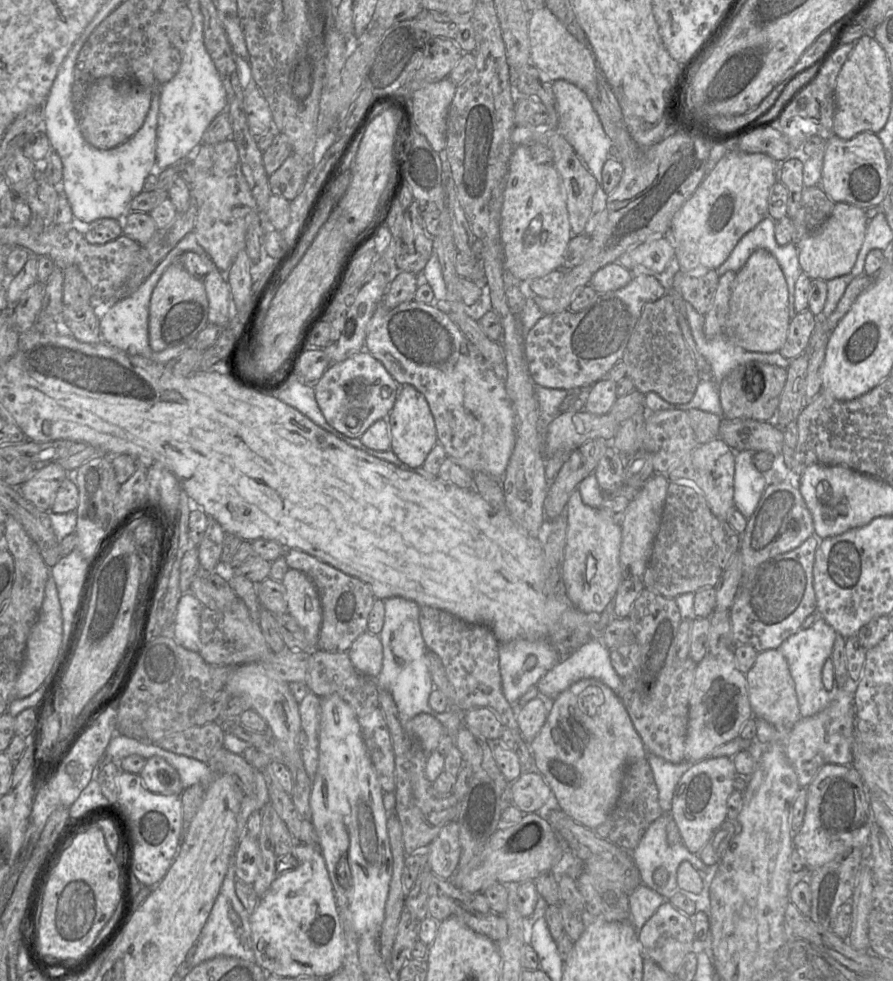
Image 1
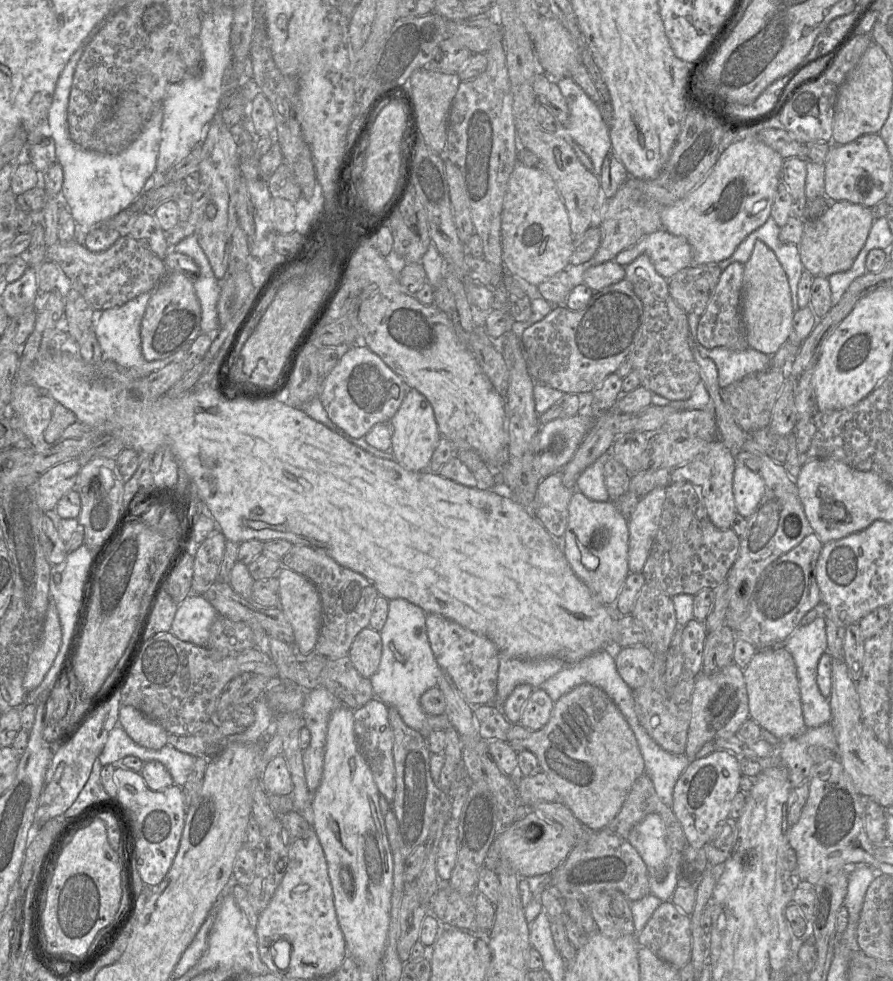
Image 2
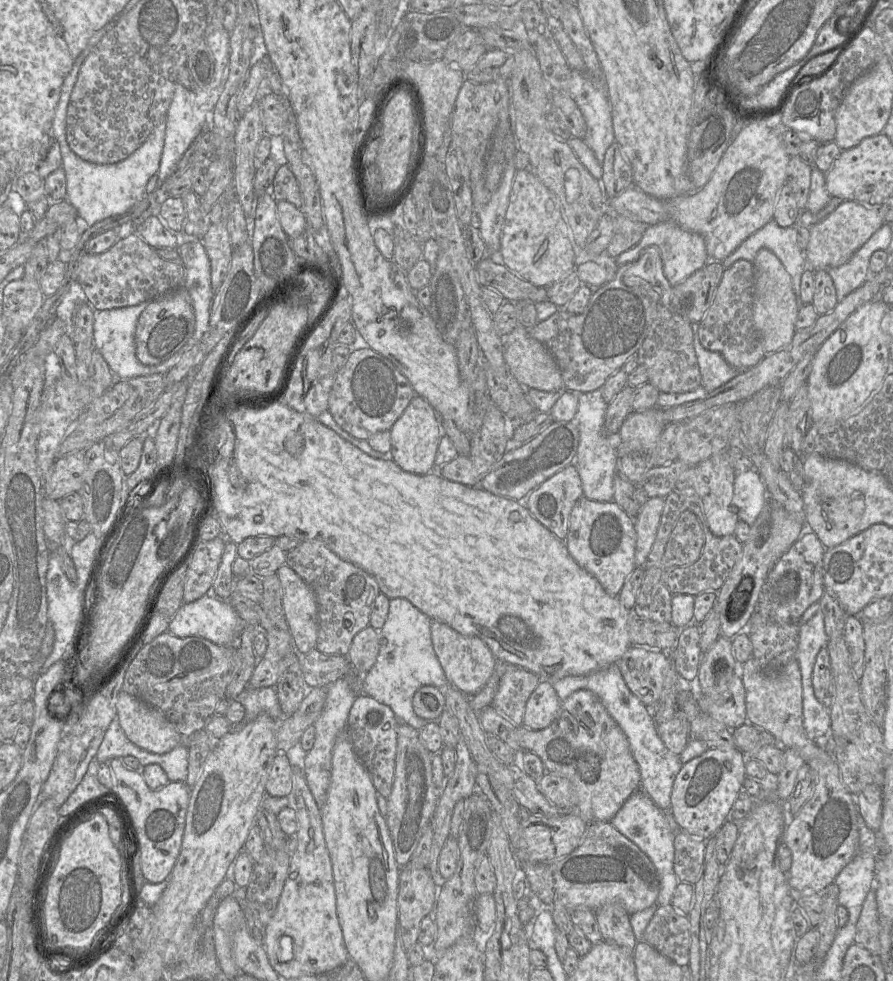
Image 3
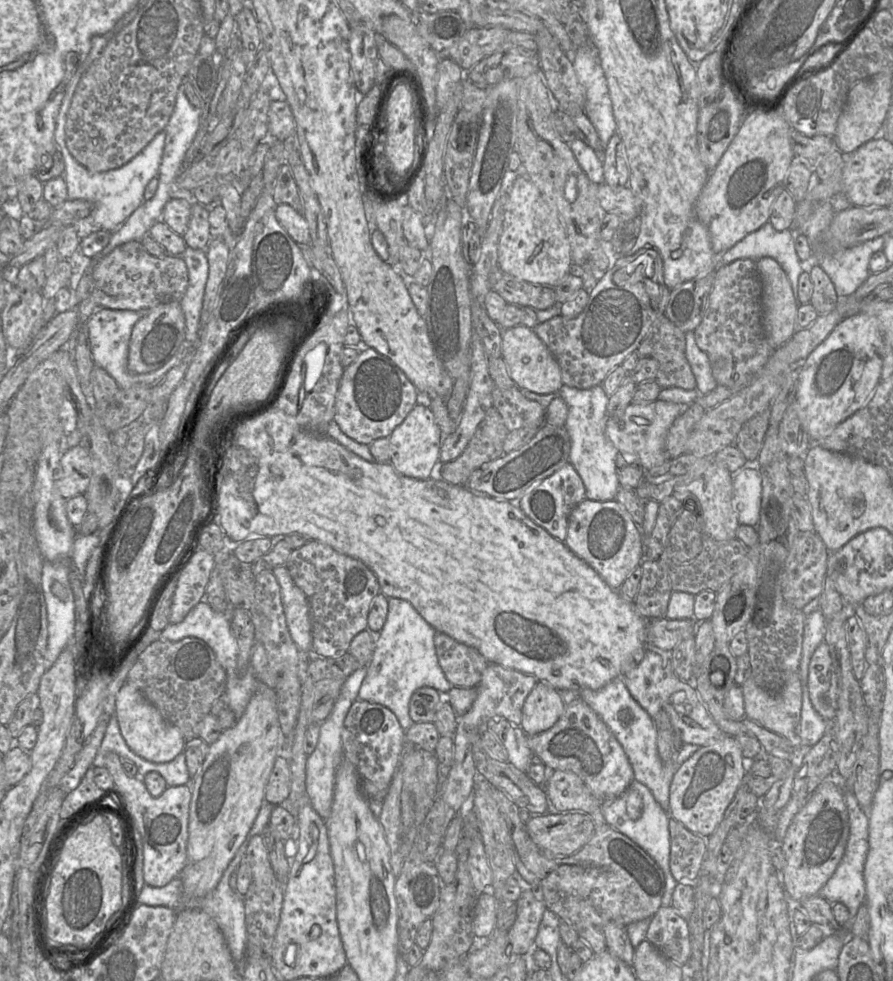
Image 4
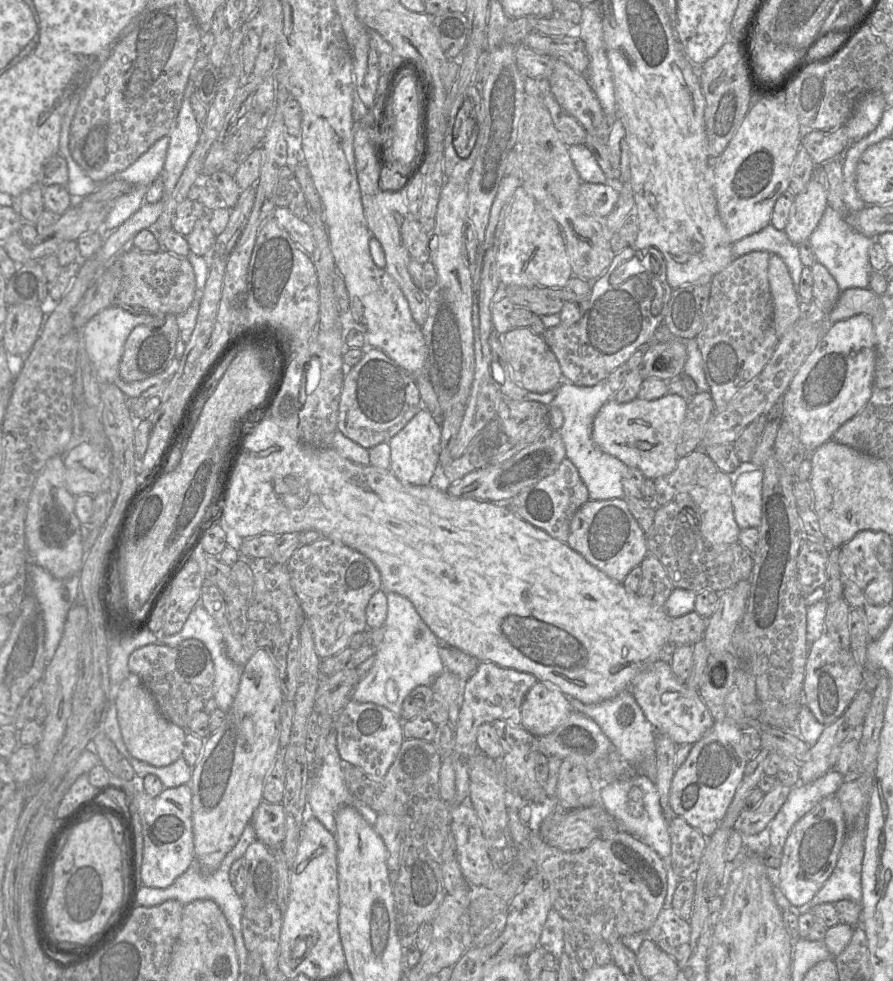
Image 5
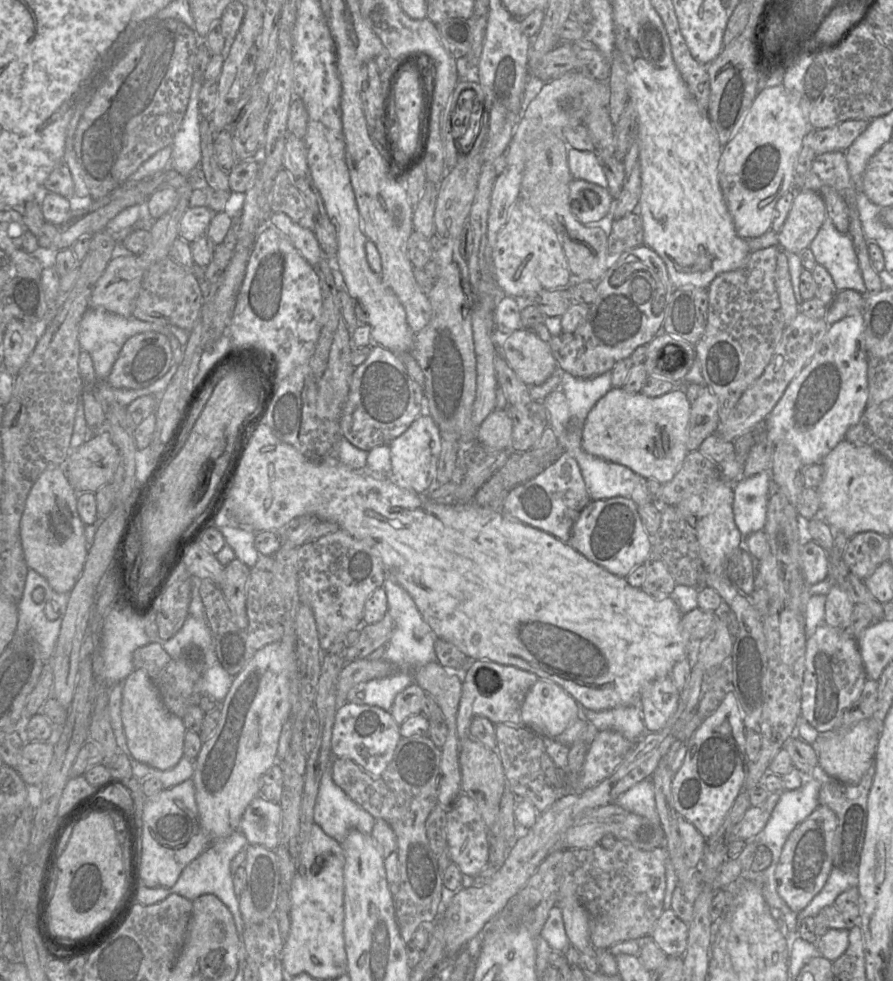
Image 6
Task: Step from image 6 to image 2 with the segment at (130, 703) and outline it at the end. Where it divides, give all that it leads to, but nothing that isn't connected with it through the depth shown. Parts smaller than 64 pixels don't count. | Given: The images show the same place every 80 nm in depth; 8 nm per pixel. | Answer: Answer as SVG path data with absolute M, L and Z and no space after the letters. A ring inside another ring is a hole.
M121 705L118 724L138 745L159 750L168 744L168 732L133 706Z

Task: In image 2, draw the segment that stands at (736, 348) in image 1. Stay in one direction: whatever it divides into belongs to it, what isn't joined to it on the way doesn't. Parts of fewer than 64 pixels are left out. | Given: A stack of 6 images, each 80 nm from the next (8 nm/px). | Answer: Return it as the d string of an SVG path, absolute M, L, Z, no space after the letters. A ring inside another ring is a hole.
M690 313L687 314L687 318L694 347L703 358L709 358L715 363L720 387L727 387L750 374L770 368L771 356L752 348L742 351L735 351L725 347L705 348L697 338L697 326L700 317Z

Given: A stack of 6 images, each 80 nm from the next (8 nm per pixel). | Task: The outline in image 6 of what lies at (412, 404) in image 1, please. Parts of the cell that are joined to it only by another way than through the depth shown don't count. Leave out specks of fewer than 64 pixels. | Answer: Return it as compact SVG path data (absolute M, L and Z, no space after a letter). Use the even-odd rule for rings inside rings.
M427 412L419 415L400 436L389 444L391 477L402 488L425 494L436 485L436 471L441 452L441 432Z

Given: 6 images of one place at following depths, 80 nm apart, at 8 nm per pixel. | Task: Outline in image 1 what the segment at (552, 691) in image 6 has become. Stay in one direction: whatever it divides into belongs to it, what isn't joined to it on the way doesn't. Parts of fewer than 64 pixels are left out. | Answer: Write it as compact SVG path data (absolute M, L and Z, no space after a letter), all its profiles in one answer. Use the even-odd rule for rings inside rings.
M537 696L517 711L517 723L523 739L530 743L544 726L554 699Z

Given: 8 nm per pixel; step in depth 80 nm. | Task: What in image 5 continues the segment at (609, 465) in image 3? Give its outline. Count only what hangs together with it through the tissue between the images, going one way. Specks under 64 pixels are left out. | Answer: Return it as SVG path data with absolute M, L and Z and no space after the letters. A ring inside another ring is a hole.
M563 380L557 388L556 396L549 406L558 407L563 413L563 424L559 433L565 446L566 457L577 468L581 480L588 489L589 500L623 498L622 477L628 466L602 451L594 443L591 435L596 414L615 392L612 392L607 380L602 380L594 386L577 386Z

